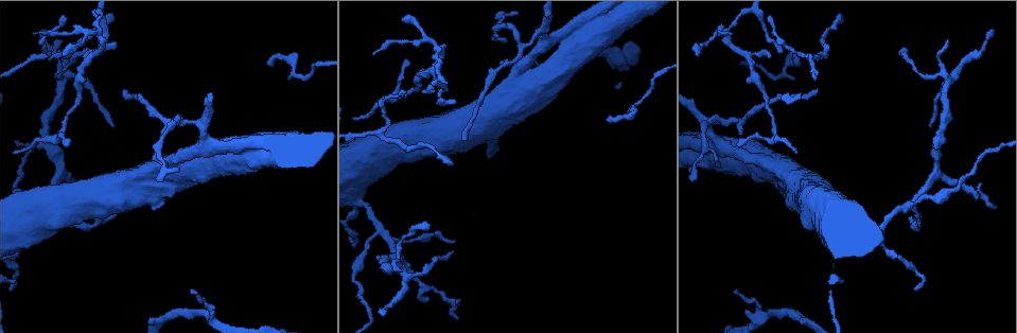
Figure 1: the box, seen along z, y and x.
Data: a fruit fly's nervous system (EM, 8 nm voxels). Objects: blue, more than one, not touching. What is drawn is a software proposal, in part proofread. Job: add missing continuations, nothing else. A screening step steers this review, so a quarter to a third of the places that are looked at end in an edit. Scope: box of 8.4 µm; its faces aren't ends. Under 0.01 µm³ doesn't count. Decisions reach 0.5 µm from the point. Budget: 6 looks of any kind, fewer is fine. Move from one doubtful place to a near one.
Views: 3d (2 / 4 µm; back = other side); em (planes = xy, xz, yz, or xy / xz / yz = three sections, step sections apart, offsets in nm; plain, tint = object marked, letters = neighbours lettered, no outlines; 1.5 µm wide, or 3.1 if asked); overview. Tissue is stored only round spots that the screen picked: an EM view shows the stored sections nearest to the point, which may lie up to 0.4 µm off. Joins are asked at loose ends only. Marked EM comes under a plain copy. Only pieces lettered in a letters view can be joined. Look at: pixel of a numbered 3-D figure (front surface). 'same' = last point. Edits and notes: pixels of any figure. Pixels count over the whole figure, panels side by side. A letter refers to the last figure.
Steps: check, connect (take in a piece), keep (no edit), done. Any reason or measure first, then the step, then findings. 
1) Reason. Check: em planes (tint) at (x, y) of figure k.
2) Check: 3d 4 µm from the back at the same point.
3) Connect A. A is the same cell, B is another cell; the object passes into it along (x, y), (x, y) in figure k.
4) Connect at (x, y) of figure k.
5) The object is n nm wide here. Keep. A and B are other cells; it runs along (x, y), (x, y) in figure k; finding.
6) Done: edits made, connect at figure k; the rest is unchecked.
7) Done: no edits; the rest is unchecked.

Branch stops here. Check: em planes (tint) at (735, 290) of figure 1.

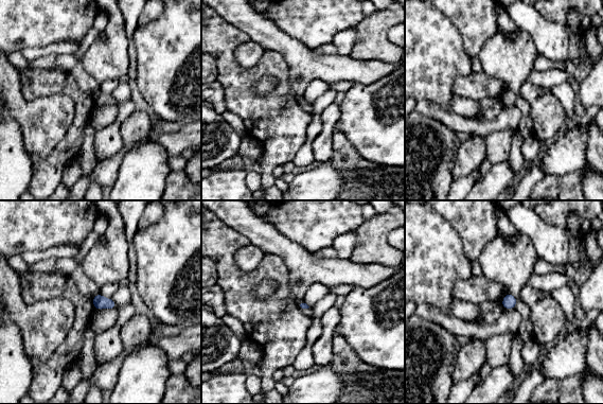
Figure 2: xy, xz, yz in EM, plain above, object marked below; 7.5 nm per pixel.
What lies round it. Check: em planes (letters) at the same point.

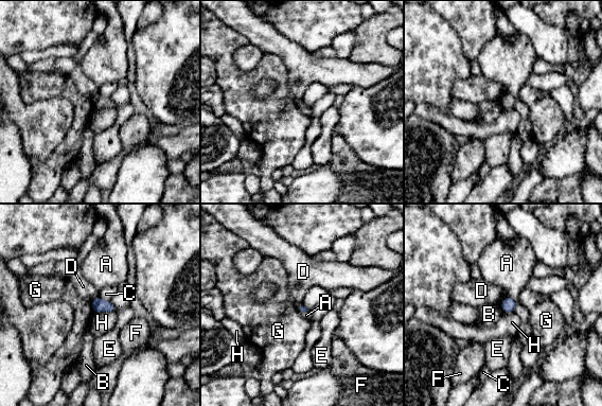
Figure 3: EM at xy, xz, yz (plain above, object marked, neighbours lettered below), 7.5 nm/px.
Keep. A, B, C, D, E, F, G and H are other cells; a border runs along (509, 296), (499, 306) in figure 3; no lettered piece goes on from it.

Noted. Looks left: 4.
An open end. Check: 3d 4 µm at (168, 166) of figure 1.

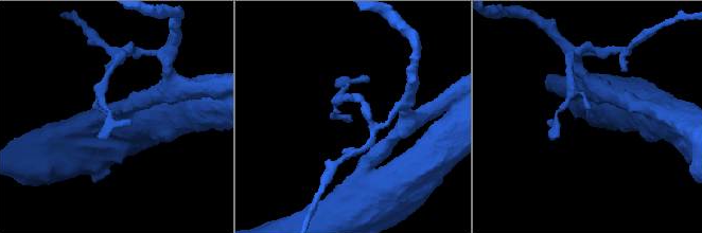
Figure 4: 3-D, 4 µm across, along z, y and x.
Check: em planes (letters) at (591, 117) of figure 4.

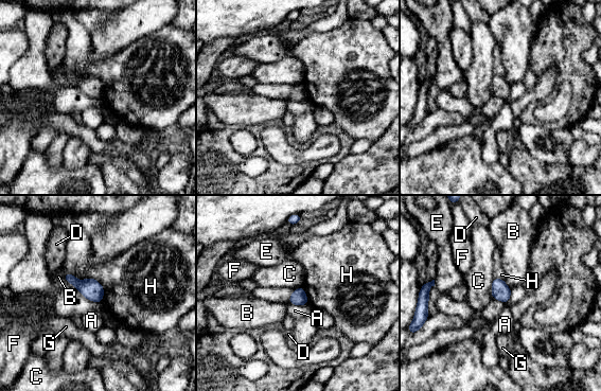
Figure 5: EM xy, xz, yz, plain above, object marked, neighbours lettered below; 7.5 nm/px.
The object is 110 nm wide here. Keep. A, B, C, D, E, F, G and H are other cells; a border runs along (288, 302), (306, 304) in figure 5; no lettered piece goes on from it.

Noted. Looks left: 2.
Tapers out. Check: 3d 2 µm at (992, 32) of figure 1.

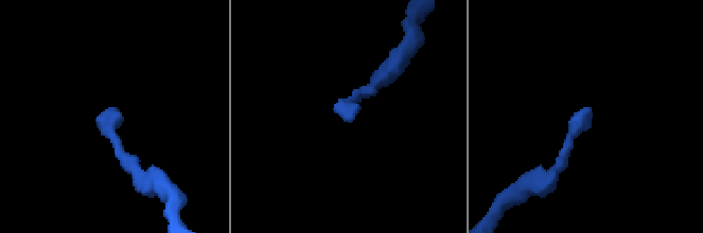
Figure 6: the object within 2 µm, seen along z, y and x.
Now the EM. Check: em planes (letters) at (353, 119) of figure 6.

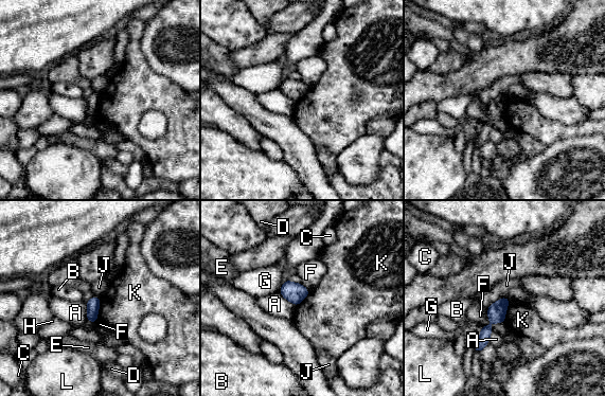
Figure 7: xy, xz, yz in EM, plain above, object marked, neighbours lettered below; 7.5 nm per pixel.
Keep. A, B, C, D, E, F, G, H, J, K and L are other cells; a border runs along (100, 296), (98, 318), (94, 323) in figure 7; no lettered piece goes on from it.

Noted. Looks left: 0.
Done: no edits; the rest is unchecked.

